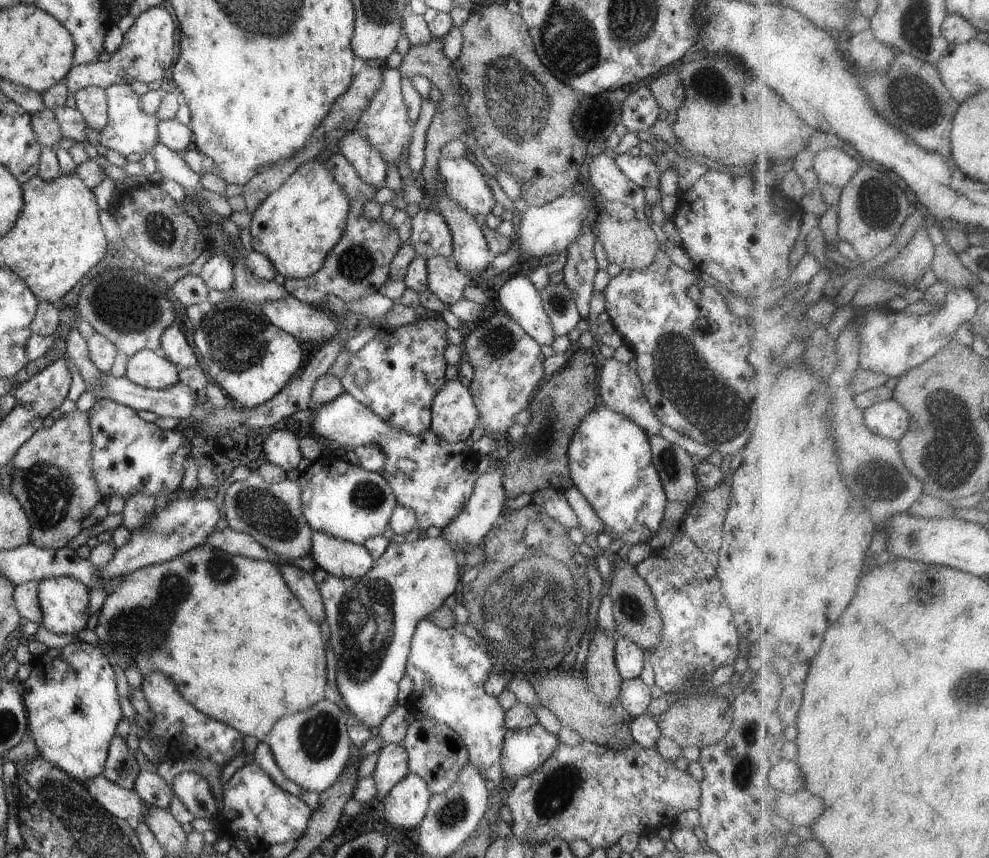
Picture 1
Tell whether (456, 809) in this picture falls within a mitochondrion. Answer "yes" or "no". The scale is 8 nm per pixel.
yes

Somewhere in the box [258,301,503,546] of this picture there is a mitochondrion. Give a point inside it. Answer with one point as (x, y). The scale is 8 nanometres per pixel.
(367, 496)

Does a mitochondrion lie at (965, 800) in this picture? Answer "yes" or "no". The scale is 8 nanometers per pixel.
no

